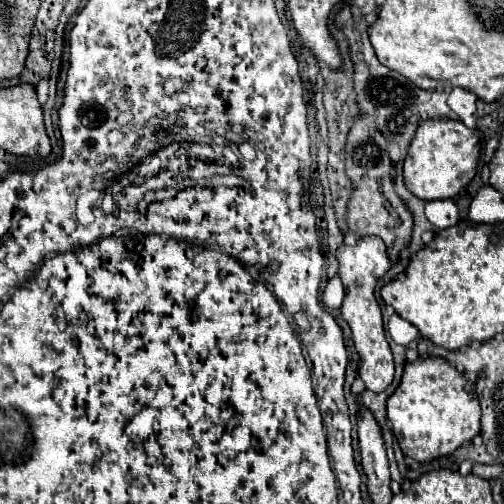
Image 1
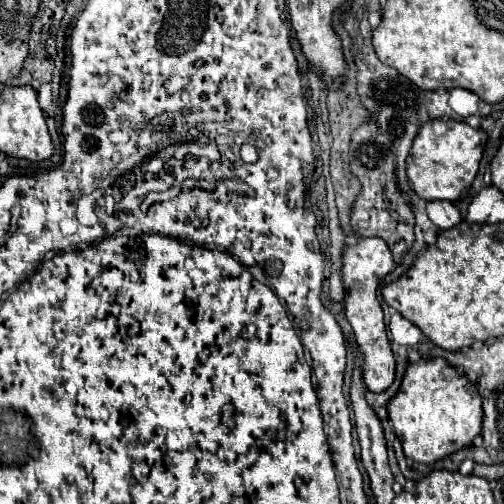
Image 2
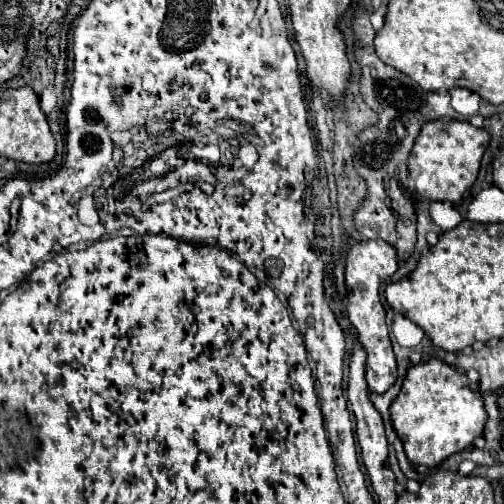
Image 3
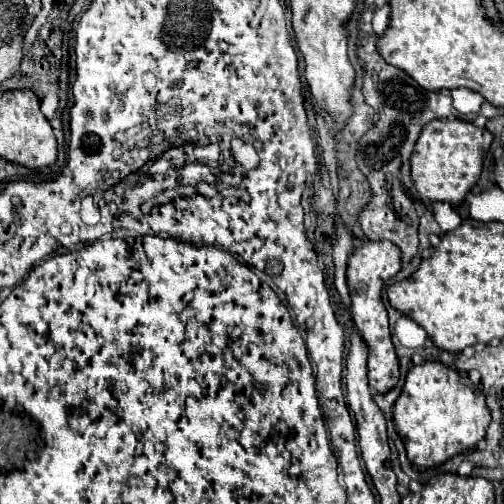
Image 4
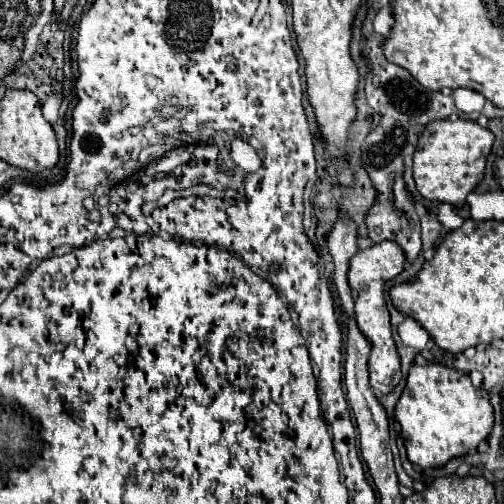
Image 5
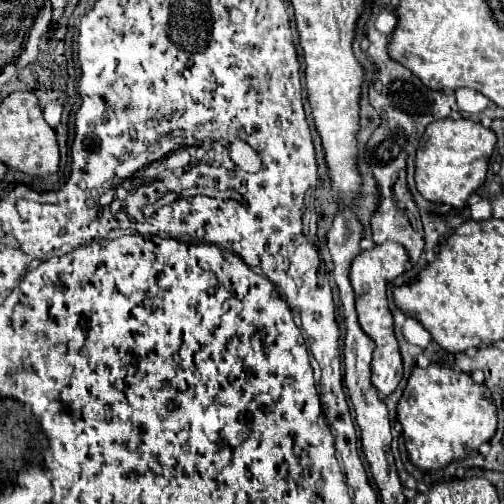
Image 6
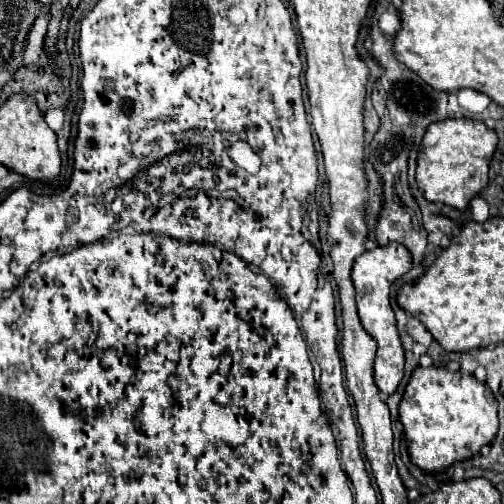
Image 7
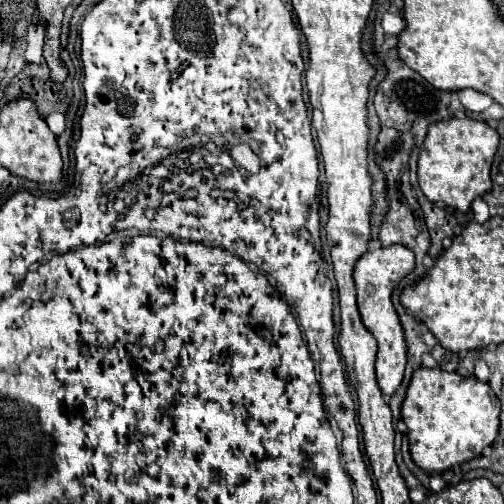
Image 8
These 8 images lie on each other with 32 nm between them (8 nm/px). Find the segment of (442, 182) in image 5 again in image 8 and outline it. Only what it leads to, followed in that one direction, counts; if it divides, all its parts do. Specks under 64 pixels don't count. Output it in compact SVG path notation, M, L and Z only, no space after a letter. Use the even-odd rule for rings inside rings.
M450 118L428 128L418 160L418 182L428 200L448 208L468 212L476 196L484 196L492 188L490 168L500 144L500 136L482 120Z

